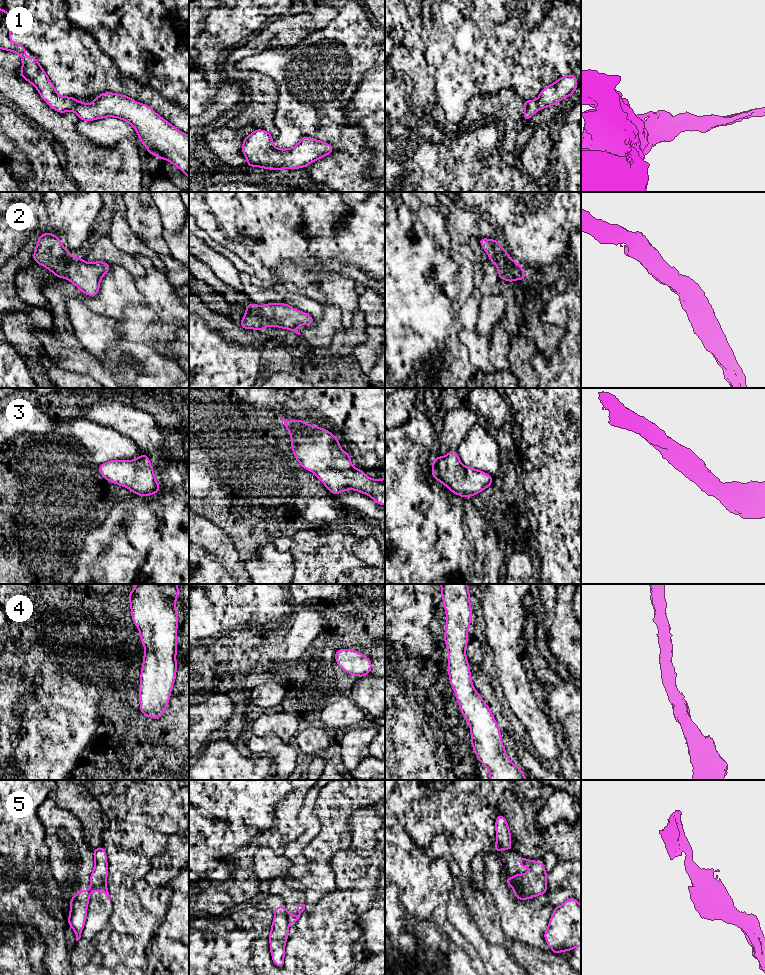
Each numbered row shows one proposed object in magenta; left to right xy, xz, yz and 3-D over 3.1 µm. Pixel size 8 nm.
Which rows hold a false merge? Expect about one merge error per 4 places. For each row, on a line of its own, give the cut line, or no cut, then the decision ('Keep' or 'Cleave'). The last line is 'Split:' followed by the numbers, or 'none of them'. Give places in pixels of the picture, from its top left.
1: No split. Keep
2: No split. Keep
3: No split. Keep
4: No split. Keep
5: Split along yz (520, 874), (516, 897). Cleave
Split: 5

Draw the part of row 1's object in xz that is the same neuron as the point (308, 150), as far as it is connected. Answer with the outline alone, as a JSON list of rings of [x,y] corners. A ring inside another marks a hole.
[[[254,129],[254,132],[243,140],[241,151],[249,167],[280,170],[307,167],[310,163],[331,154],[334,147],[326,142],[303,136],[296,146],[280,149],[273,146],[270,132]]]

